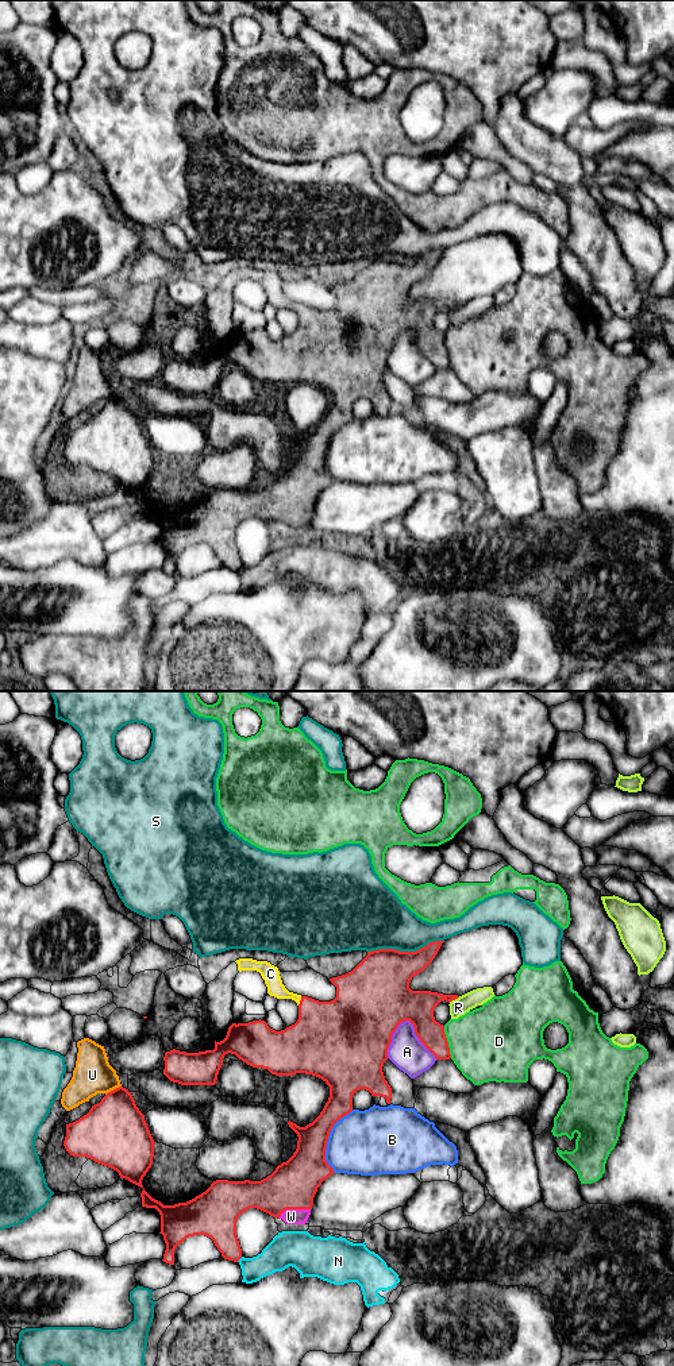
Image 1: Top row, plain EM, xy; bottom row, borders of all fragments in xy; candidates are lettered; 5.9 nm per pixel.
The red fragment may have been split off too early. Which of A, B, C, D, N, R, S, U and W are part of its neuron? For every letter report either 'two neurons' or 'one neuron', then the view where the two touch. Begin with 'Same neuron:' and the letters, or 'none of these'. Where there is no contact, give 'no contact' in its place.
Same neuron: C, U, W
A: two neurons; contact in xy
B: two neurons; contact in xy
C: one neuron; contact in xy
D: two neurons; contact in xy
N: two neurons; contact in xy
R: two neurons; contact in xy
S: two neurons; contact in xy
U: one neuron; contact in xy
W: one neuron; contact in xy

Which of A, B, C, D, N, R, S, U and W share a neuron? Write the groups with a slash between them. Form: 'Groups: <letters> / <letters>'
Groups: A / B / C U W / D / N / R / S

